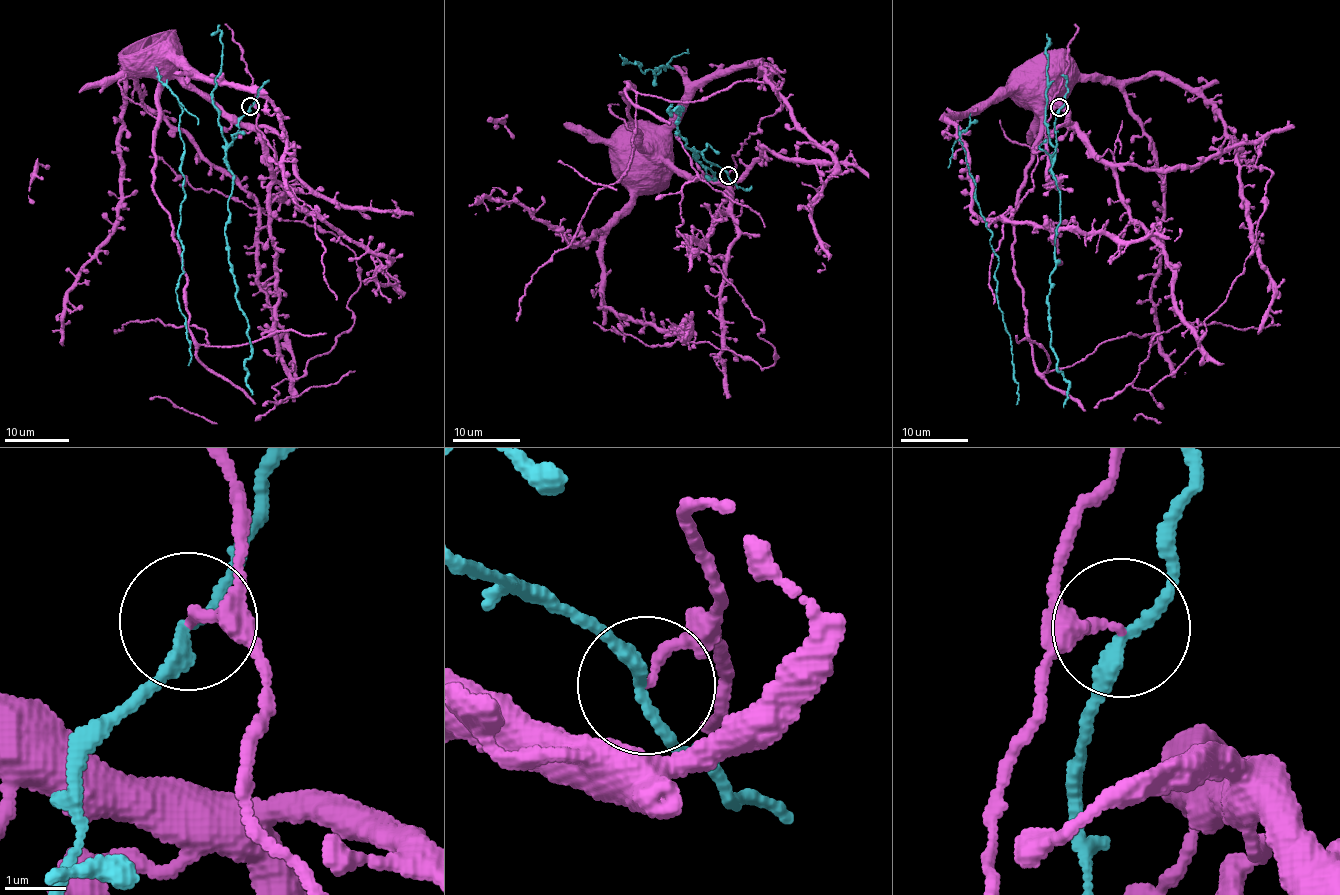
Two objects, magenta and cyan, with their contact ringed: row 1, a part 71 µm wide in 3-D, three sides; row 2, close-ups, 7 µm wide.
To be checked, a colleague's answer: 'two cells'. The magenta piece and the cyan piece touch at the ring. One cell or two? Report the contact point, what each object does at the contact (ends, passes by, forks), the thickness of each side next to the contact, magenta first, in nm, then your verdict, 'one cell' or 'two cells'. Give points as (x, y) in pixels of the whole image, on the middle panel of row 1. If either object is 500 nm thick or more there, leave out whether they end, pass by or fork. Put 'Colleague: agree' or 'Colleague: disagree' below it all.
place (728, 175); magenta ends; cyan passes by; calibres 170 and 190 nm; two cells
Colleague: agree

